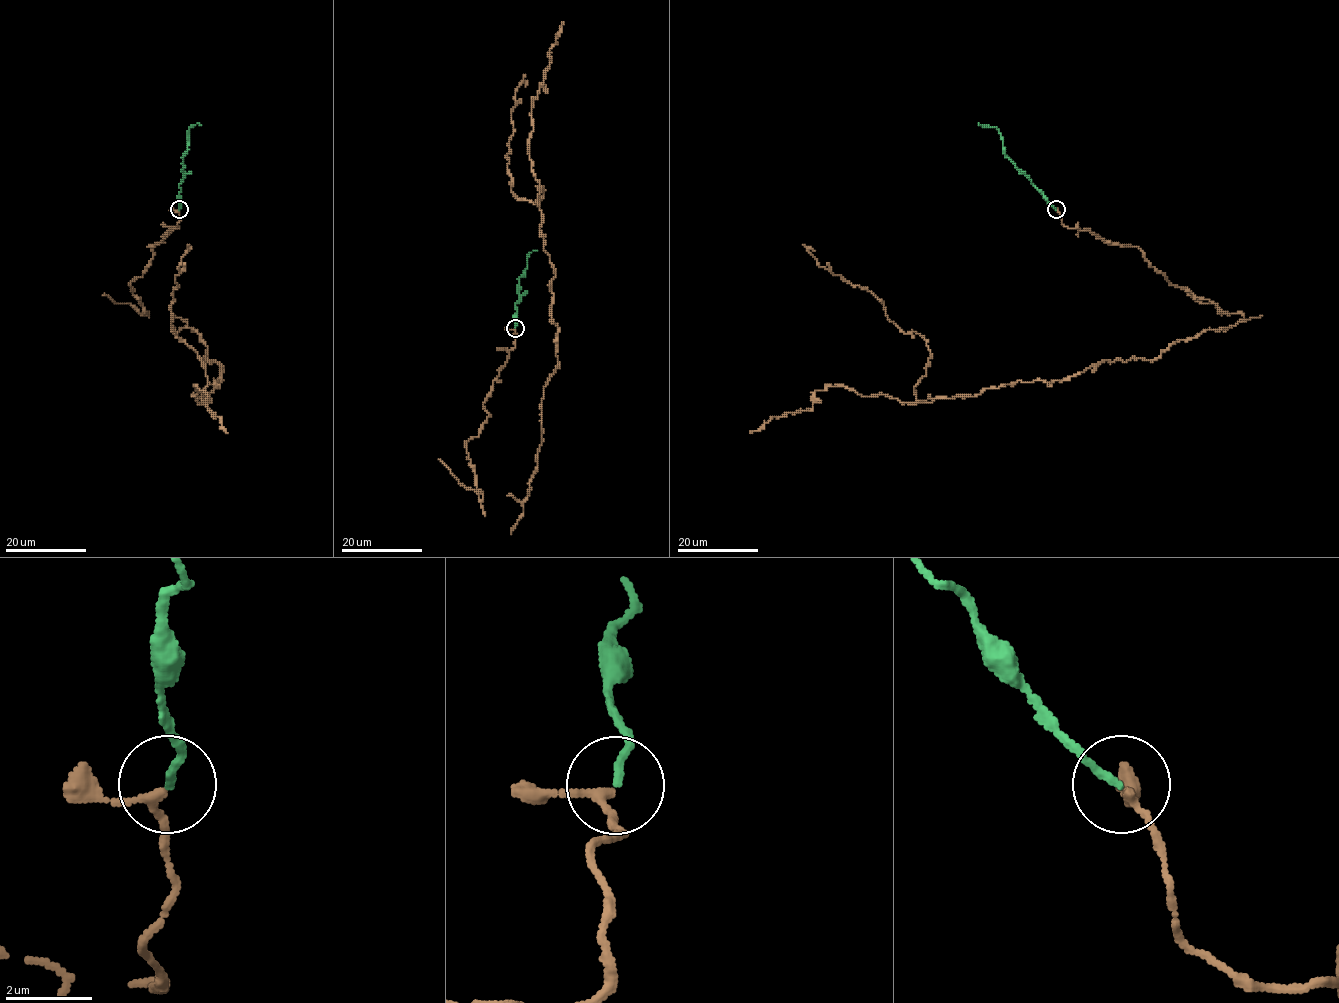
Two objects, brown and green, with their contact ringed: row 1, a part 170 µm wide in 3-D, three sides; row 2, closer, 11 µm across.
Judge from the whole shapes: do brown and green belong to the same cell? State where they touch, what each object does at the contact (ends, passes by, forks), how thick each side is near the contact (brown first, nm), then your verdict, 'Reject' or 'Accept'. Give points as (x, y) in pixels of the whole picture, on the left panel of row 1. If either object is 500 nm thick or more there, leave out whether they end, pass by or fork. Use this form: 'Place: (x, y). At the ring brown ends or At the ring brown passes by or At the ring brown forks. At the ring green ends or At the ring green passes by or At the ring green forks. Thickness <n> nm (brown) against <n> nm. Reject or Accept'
Place: (179, 209). At the ring brown passes by. At the ring green ends. Thickness 170 nm (brown) against 160 nm. Accept

